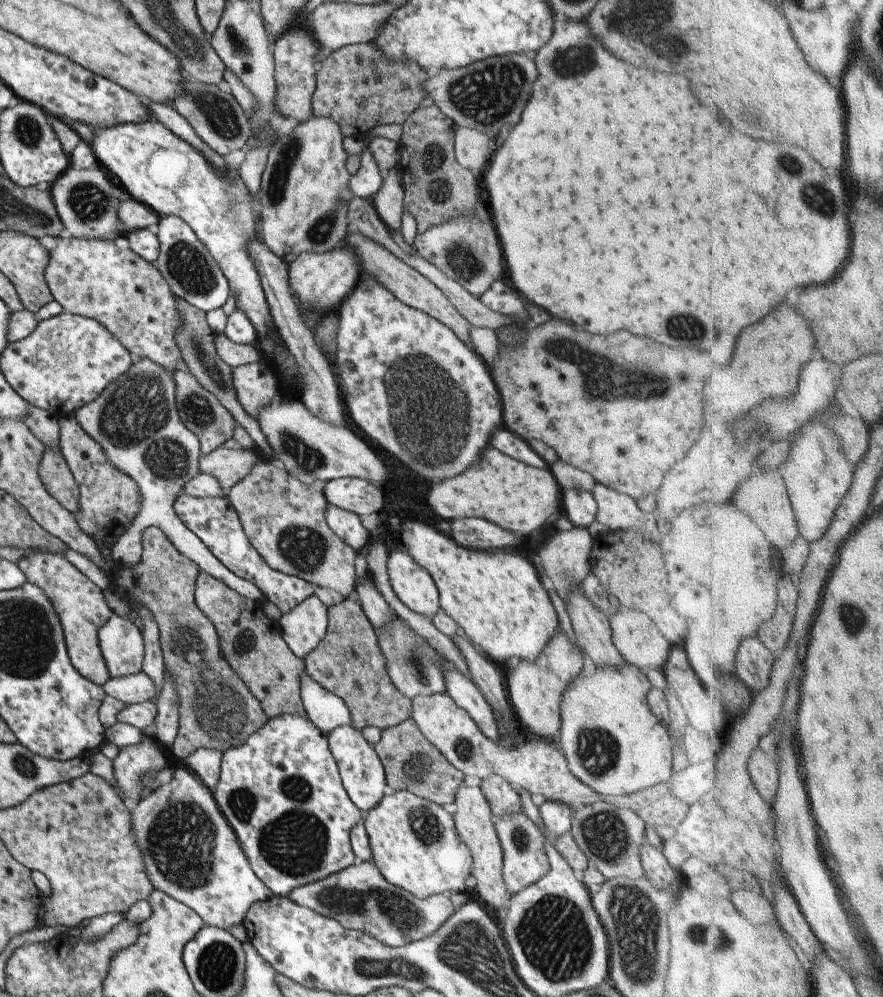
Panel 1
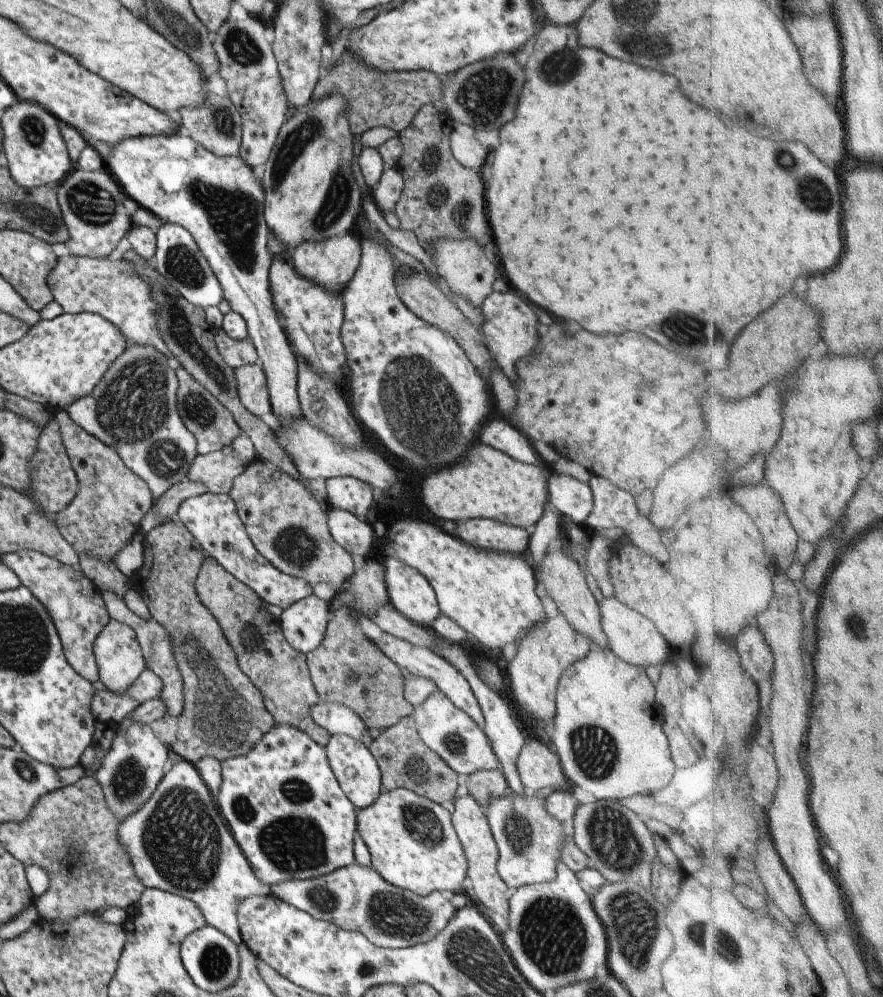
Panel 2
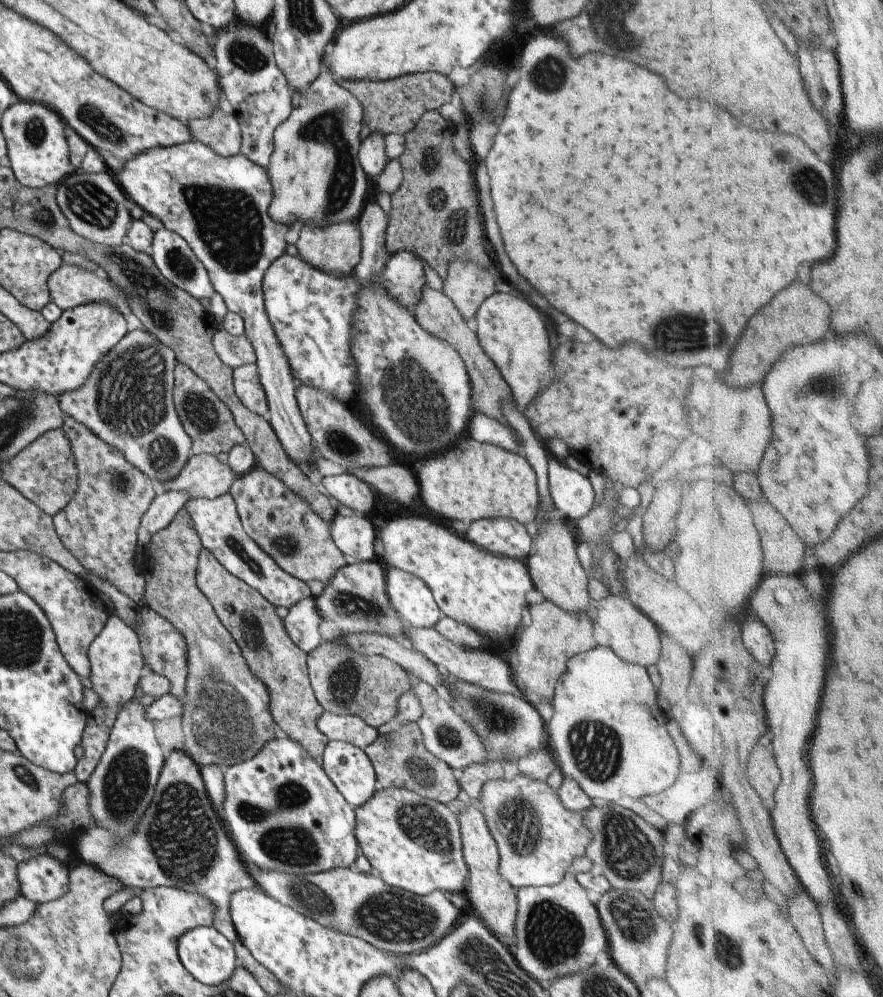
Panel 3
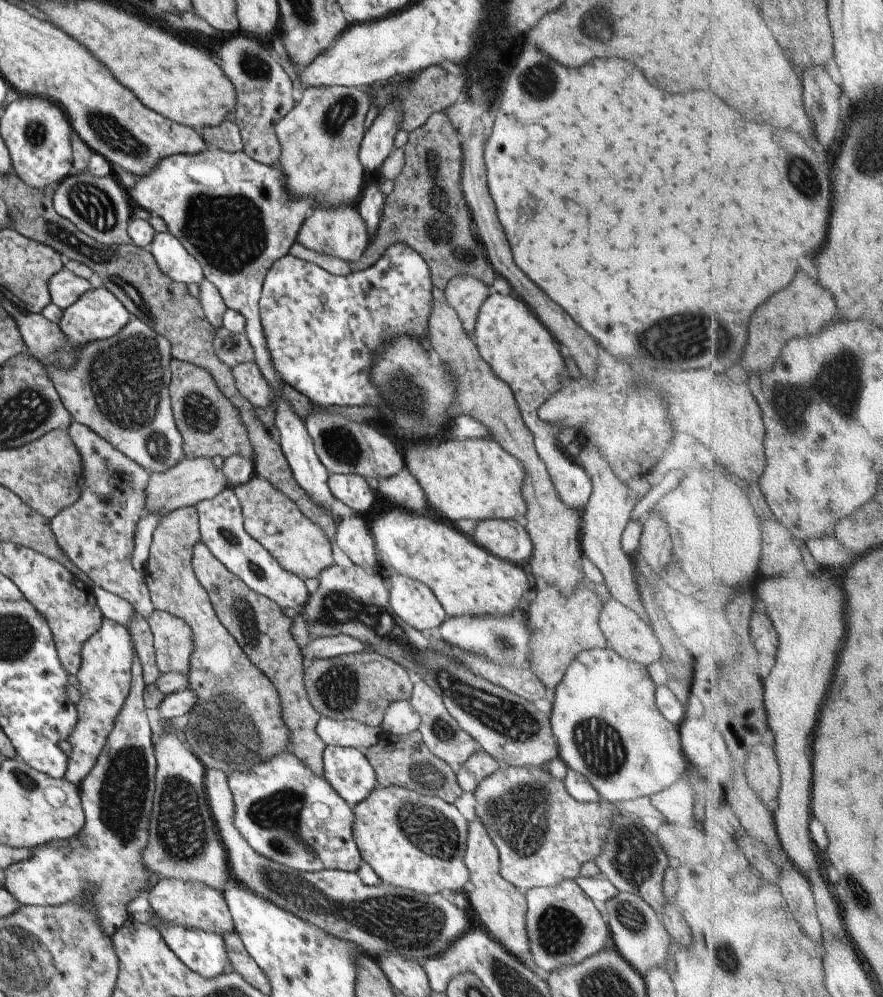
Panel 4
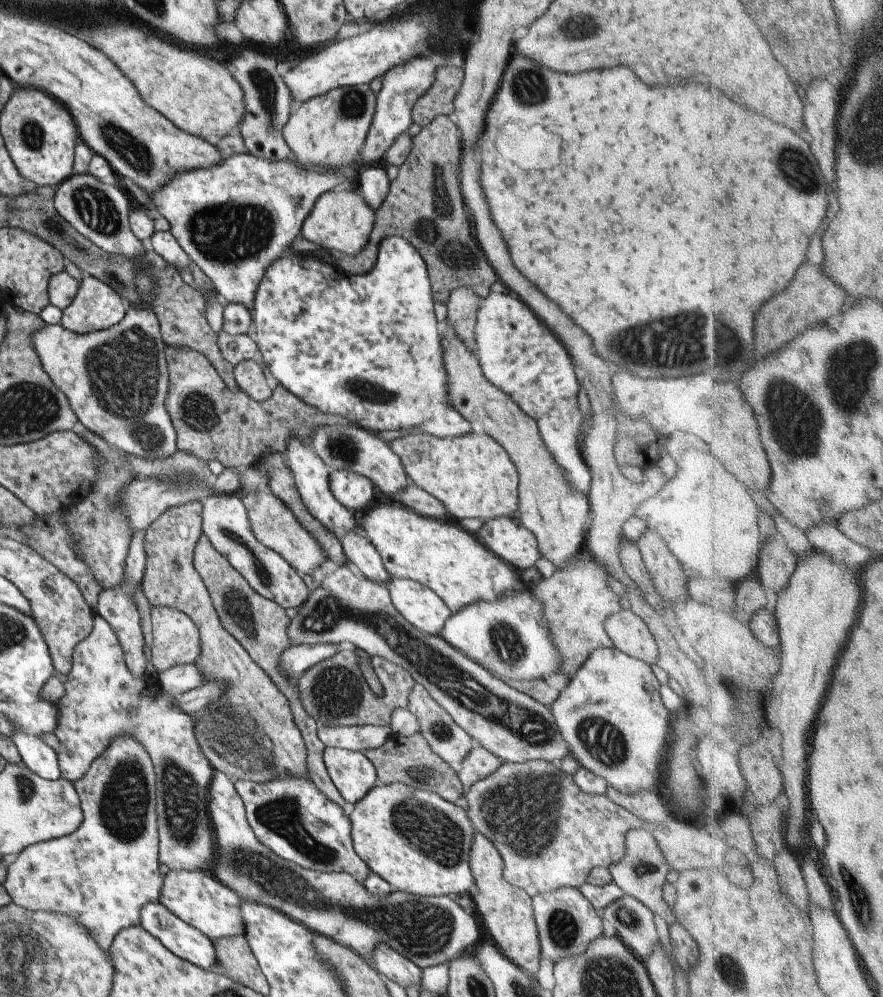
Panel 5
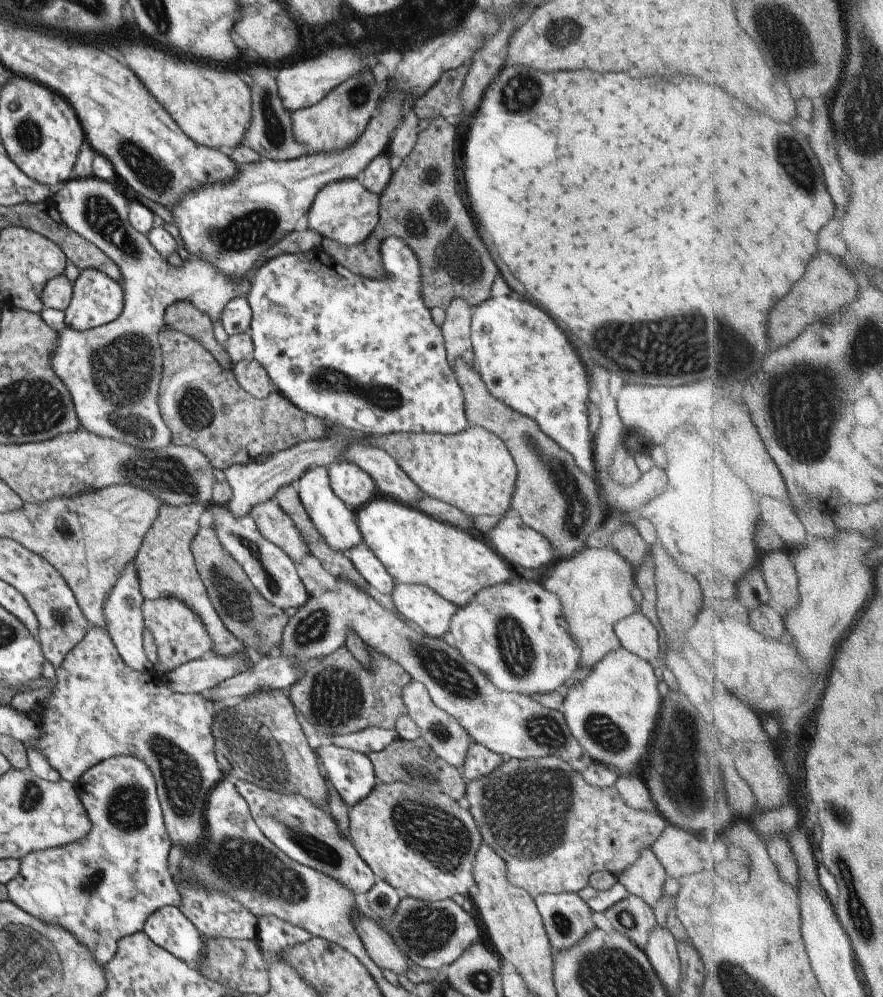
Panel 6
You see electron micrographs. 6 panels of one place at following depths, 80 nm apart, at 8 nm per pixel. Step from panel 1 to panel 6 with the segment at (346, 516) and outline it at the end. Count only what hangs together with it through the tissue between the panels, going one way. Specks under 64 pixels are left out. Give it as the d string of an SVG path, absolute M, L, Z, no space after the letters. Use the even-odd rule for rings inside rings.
M359 542L357 546L349 548L345 555L369 586L375 588L375 590L383 595L389 595L395 583L391 576L383 569L381 562L375 558L375 554L367 548L365 542Z

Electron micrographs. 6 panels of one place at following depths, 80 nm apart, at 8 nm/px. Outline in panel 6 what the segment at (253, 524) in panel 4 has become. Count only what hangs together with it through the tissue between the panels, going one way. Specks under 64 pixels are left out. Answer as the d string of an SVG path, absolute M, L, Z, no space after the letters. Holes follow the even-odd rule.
M271 500L251 506L248 516L253 520L260 536L285 552L293 564L302 562L306 555L311 556L307 542L303 540L303 536L299 536L293 520Z

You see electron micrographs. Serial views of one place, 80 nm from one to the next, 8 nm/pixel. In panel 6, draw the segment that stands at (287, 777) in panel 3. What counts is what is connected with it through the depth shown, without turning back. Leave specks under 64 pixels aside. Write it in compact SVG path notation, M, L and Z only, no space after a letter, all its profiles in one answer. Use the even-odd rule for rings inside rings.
M231 780L237 793L245 800L259 832L287 858L324 876L341 880L358 897L363 897L373 886L374 875L359 858L350 839L341 834L337 822L325 806L313 804L311 800L307 800L307 796L301 796L299 792L277 793L267 788L259 788L250 782Z

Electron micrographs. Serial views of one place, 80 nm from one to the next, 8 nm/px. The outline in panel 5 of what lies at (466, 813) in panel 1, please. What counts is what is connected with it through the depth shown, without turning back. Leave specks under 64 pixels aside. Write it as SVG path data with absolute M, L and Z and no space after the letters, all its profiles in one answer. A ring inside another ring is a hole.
M473 832L473 842L469 846L469 870L475 884L475 896L471 899L485 930L491 935L489 938L503 956L535 979L540 959L539 936L533 920L531 897L503 879L503 862L498 851L481 832Z

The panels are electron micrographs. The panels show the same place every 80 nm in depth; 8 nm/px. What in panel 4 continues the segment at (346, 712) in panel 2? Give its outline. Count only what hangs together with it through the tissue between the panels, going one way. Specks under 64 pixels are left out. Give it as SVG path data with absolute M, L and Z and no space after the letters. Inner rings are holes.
M320 717L315 726L315 733L325 745L352 747L365 750L375 744L382 732L379 727L369 727L354 719L331 720Z

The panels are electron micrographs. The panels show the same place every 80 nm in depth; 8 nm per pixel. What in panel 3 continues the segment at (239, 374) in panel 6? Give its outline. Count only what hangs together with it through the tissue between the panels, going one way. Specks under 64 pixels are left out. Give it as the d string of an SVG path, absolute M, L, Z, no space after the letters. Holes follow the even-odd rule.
M254 363L232 369L232 383L239 402L267 421L268 404Z

